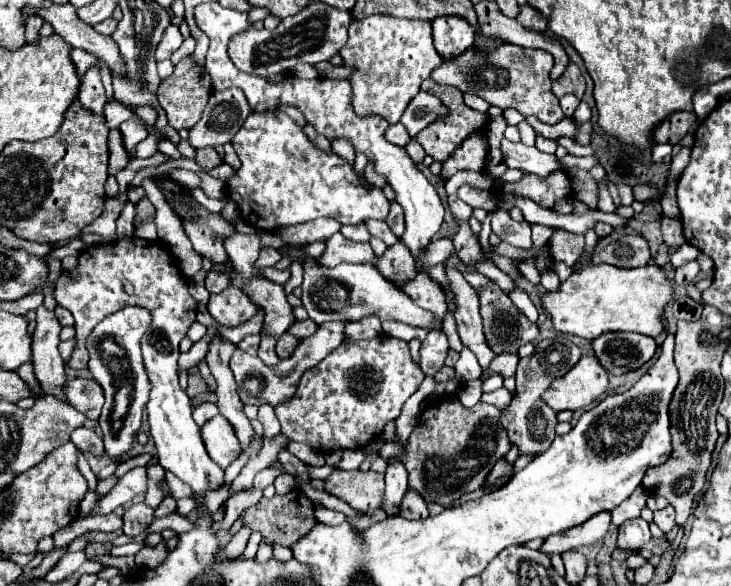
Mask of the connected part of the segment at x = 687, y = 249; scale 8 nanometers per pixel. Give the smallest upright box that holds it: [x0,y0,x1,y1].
[670,243,699,269]

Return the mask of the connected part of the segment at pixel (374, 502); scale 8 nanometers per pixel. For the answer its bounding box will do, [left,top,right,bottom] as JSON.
[324,469,384,511]

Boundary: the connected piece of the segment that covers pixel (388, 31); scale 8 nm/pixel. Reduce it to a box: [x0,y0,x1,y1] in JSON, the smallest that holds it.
[340,15,442,123]

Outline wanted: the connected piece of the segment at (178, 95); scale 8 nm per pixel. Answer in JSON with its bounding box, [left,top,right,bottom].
[158,57,212,131]

